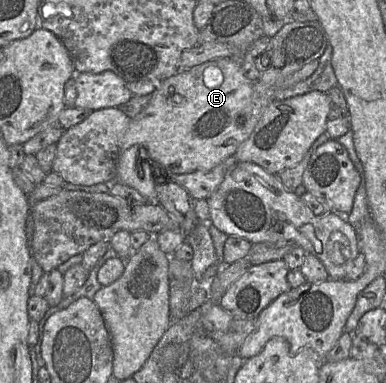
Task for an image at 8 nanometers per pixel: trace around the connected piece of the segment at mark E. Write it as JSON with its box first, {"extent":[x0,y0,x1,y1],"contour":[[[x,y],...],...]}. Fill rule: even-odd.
{"extent":[115,57,272,204],"contour":[[[225,57],[213,59],[162,80],[151,94],[146,107],[131,118],[121,141],[115,181],[139,191],[147,203],[158,204],[155,191],[160,171],[167,174],[186,174],[208,171],[234,156],[237,148],[249,138],[264,110],[272,101],[255,98],[253,81],[243,73],[241,61]]]}

